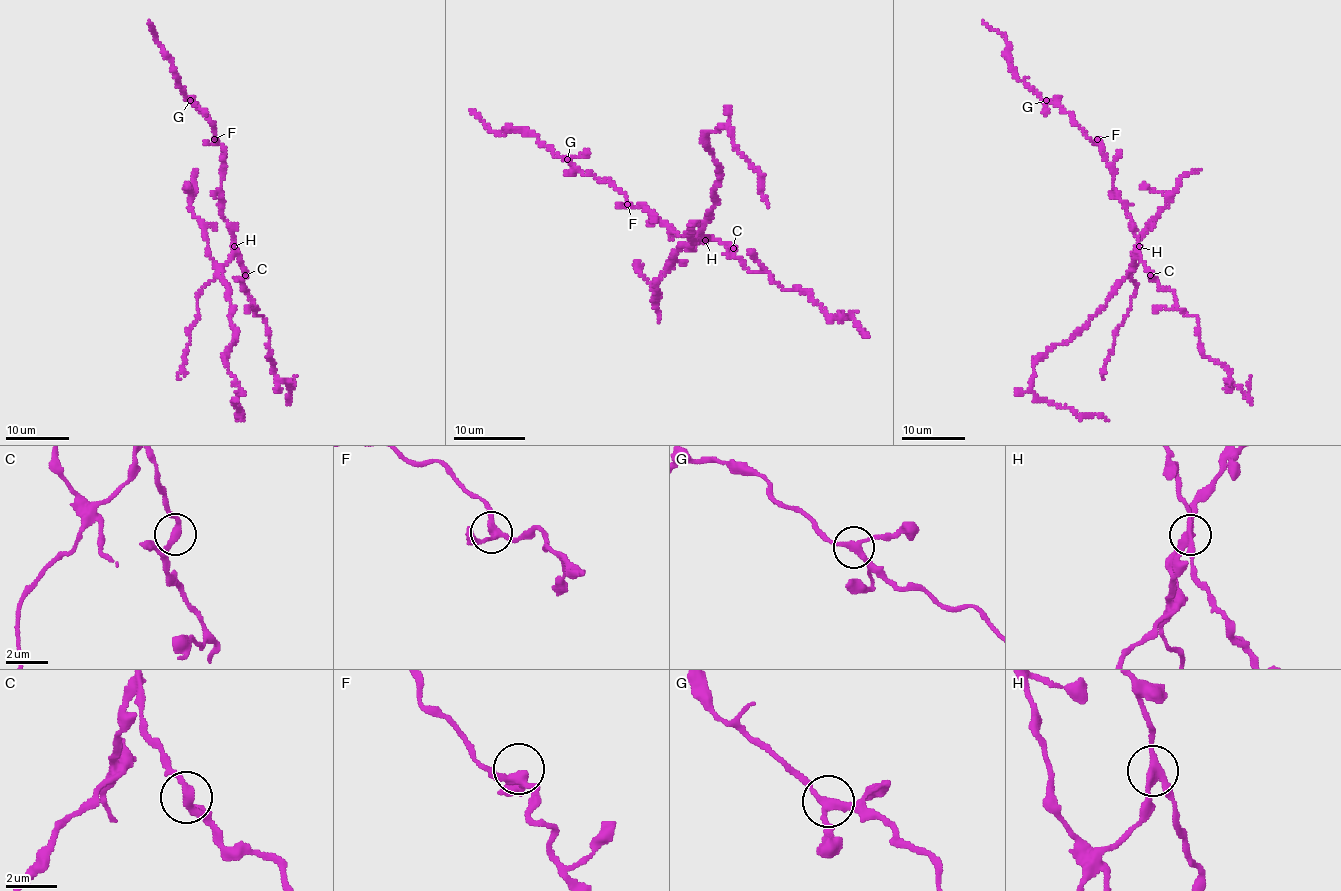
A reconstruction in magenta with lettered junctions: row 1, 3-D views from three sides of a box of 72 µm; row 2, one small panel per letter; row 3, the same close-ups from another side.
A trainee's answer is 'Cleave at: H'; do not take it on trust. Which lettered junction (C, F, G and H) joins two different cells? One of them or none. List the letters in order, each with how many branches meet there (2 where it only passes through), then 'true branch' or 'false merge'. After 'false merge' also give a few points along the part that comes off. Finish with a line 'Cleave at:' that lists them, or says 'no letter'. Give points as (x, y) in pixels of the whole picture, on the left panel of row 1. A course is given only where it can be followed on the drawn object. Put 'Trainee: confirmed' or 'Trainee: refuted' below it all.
C: 2 | true branch
F: 3 | true branch
G: 3 | true branch
H: 3 | false merge | (234, 247), (221, 269), (237, 335), (225, 361), (238, 388), (233, 402), (242, 415), (235, 415), (237, 421)
Cleave at: H
Trainee: confirmed

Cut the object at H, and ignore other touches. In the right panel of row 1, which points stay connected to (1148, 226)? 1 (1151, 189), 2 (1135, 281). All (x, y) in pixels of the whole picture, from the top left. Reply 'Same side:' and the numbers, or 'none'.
Same side: 1, 2

